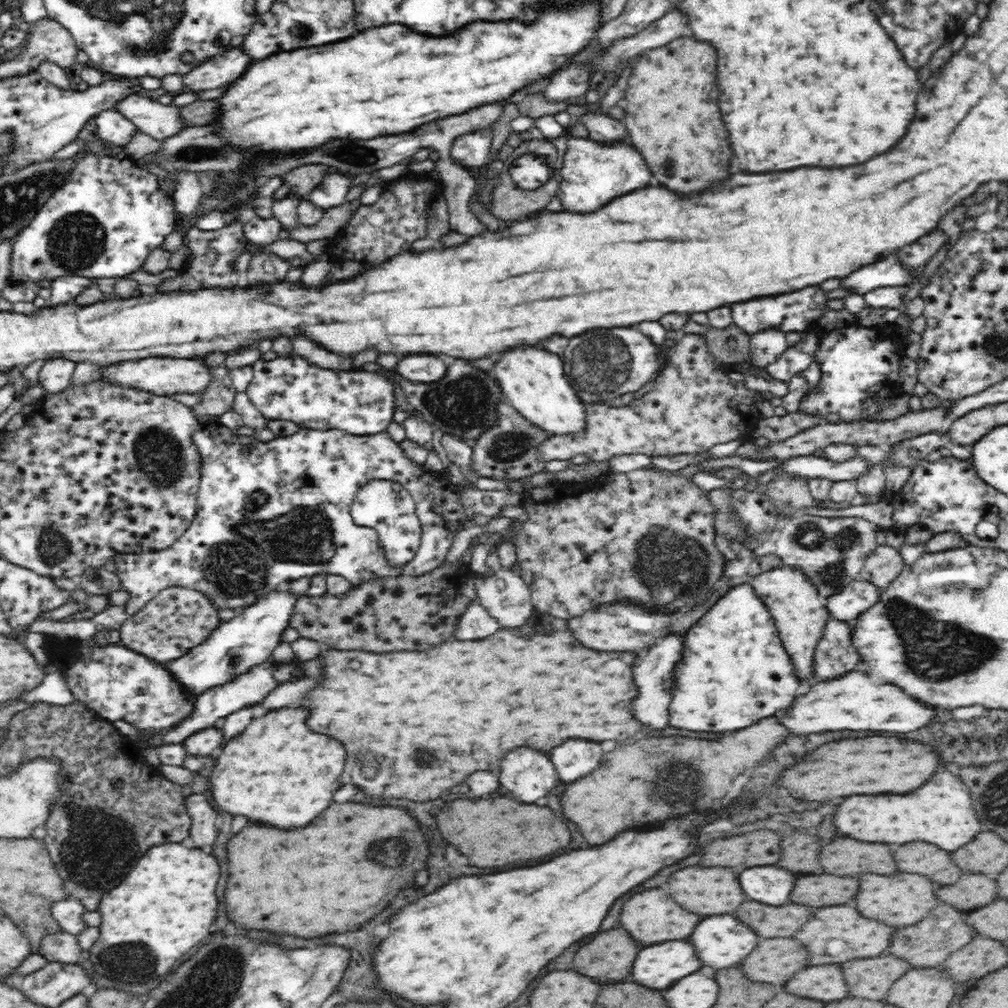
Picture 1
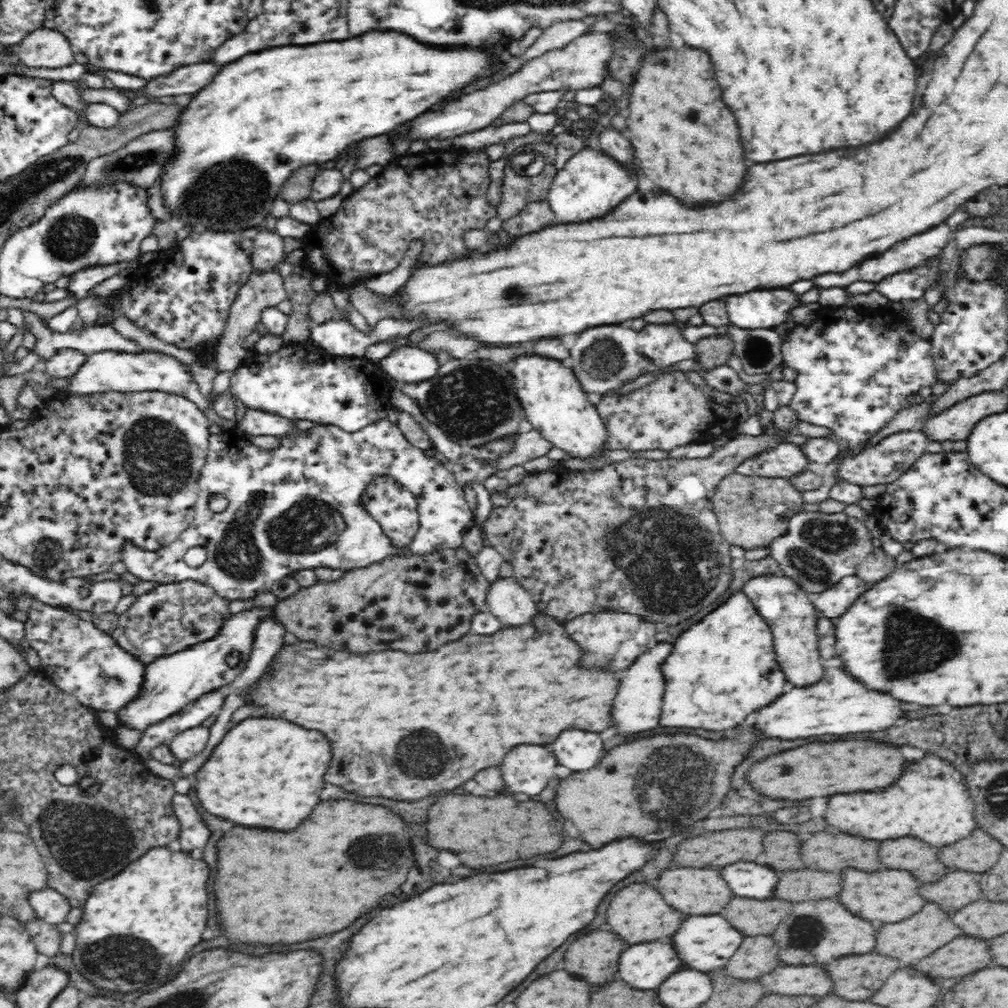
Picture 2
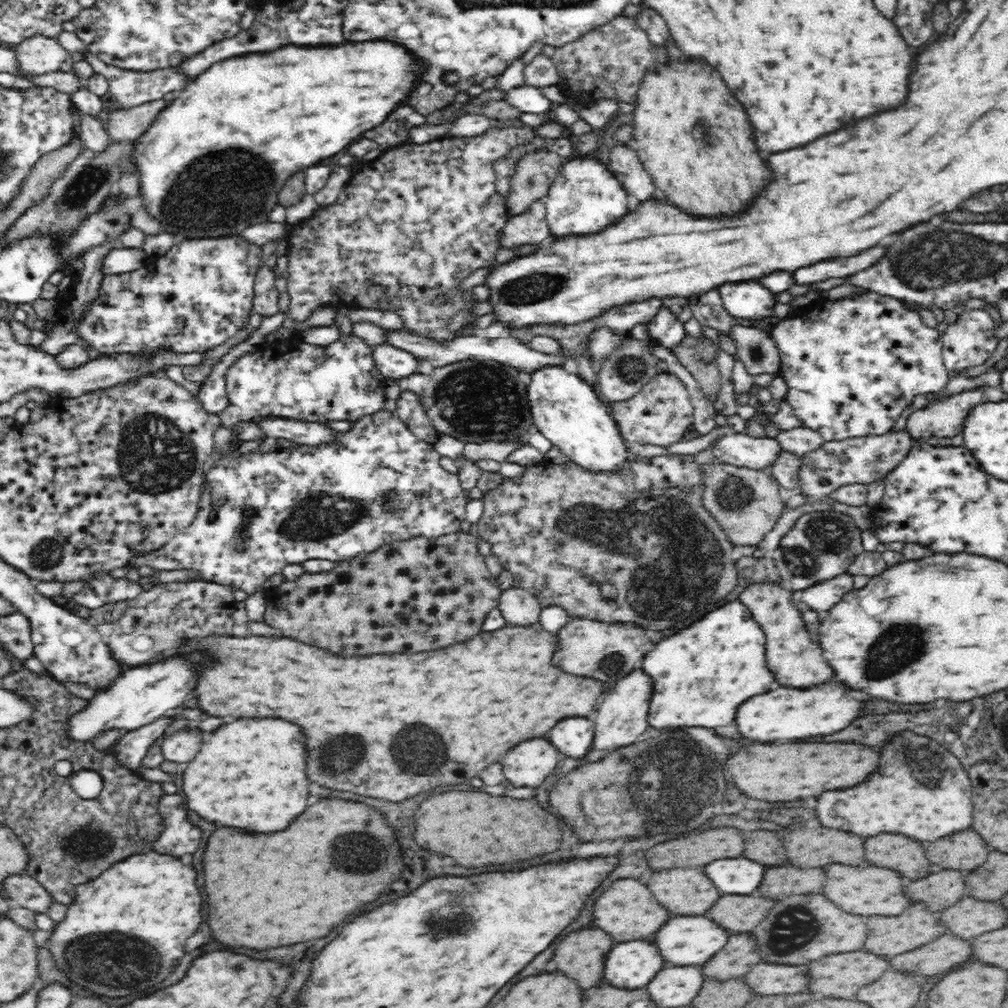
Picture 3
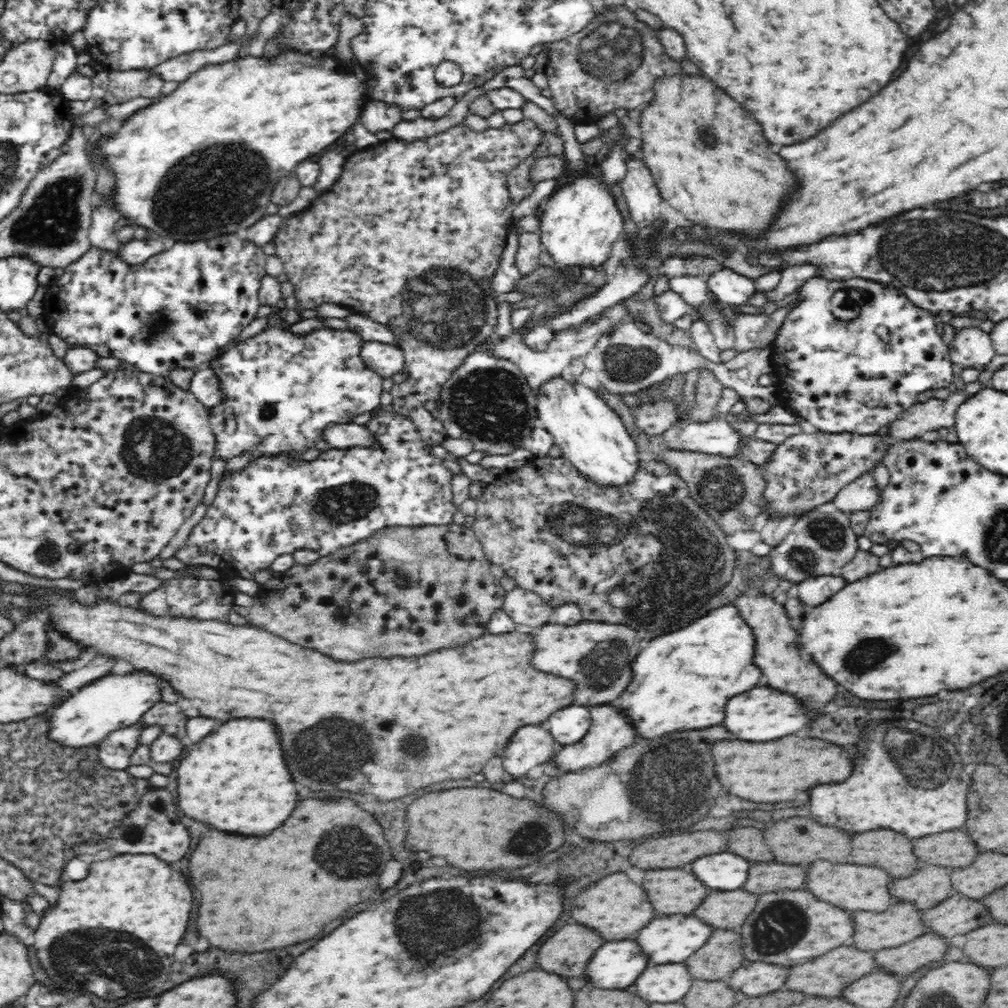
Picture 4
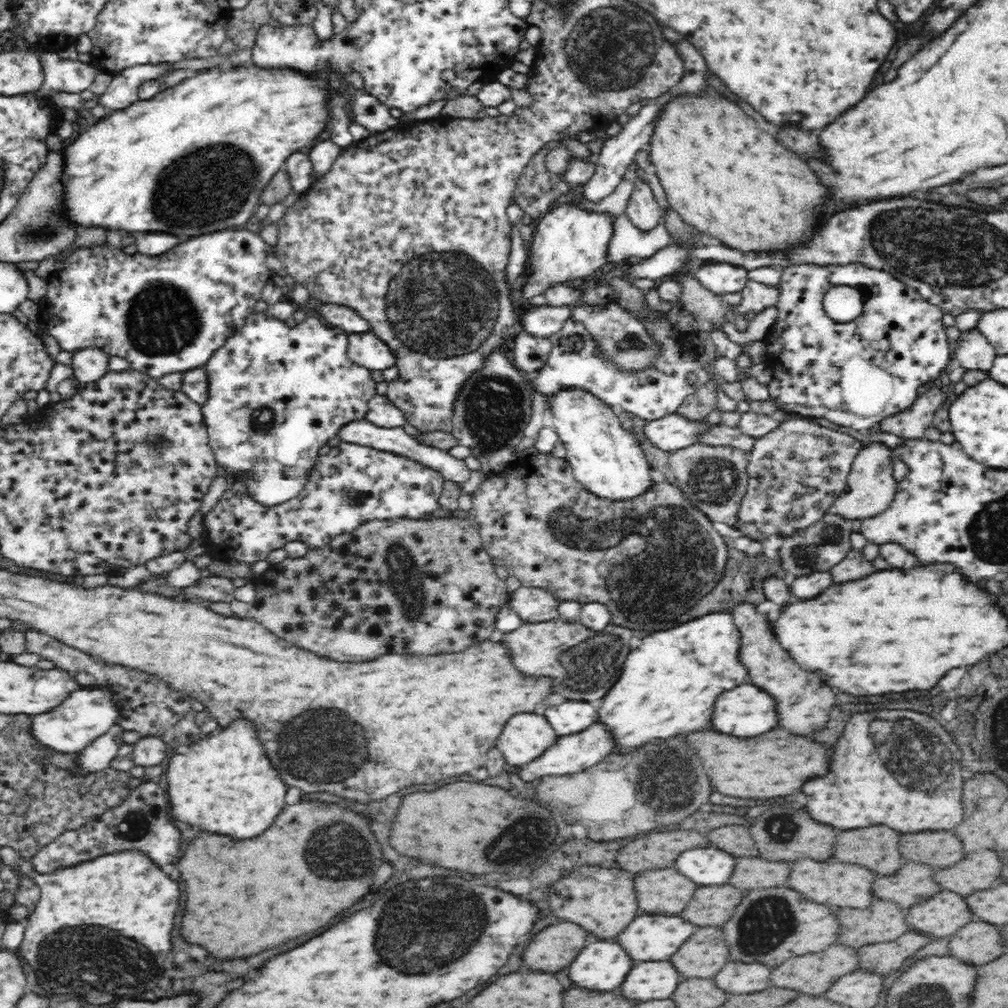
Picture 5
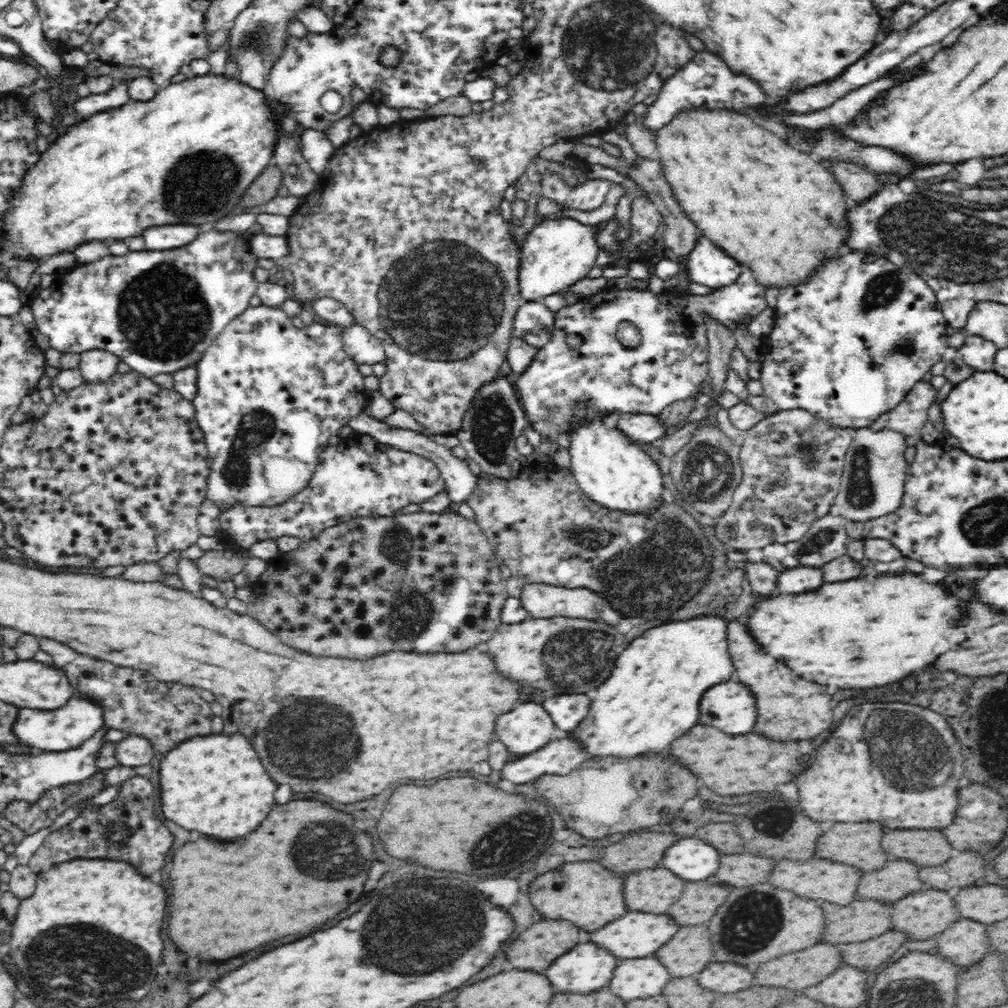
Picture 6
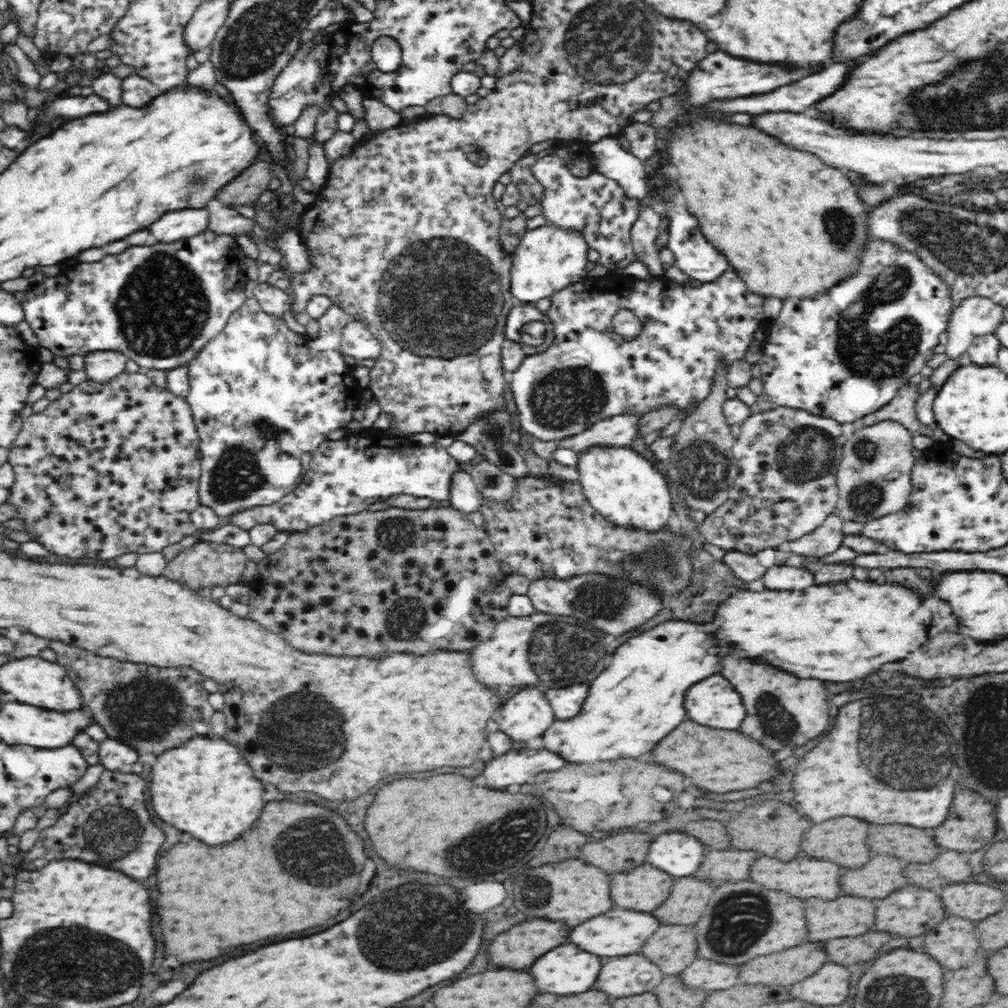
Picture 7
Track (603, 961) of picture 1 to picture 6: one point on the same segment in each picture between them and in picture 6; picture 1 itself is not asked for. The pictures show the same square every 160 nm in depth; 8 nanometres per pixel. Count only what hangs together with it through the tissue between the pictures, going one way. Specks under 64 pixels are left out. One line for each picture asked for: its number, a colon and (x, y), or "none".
2: (596, 953)
3: (580, 954)
4: (566, 952)
5: (549, 950)
6: (536, 947)

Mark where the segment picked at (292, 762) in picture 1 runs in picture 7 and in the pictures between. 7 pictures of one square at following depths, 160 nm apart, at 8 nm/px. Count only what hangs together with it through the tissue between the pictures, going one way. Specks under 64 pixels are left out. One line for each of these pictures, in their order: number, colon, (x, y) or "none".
2: (266, 773)
3: (250, 774)
4: (235, 780)
5: (223, 784)
6: (198, 791)
7: (196, 788)

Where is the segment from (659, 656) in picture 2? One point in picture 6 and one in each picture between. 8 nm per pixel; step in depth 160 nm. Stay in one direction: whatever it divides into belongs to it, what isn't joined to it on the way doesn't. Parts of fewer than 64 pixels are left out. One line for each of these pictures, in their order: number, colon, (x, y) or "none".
3: (621, 717)
4: (610, 734)
5: (571, 753)
6: (560, 756)

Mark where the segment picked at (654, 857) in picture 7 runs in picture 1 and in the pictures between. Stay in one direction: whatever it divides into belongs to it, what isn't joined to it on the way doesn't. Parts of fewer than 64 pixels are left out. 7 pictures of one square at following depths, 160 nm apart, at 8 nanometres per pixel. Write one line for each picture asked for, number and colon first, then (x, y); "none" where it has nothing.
1: (769, 884)
2: (751, 879)
3: (730, 875)
4: (724, 871)
5: (701, 865)
6: (690, 858)

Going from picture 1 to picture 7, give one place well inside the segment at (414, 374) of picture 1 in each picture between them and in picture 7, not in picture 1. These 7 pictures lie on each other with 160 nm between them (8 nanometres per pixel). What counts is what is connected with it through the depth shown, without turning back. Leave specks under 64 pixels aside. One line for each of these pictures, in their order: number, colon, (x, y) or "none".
2: (411, 365)
3: (394, 363)
4: (385, 359)
5: (364, 348)
6: (363, 348)
7: (357, 341)

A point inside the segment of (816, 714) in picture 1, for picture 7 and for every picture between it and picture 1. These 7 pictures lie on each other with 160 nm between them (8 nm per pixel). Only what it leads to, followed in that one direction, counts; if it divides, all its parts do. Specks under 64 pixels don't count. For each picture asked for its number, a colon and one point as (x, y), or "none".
2: (837, 705)
3: (783, 714)
4: (760, 714)
5: (744, 711)
6: (727, 706)
7: (711, 702)

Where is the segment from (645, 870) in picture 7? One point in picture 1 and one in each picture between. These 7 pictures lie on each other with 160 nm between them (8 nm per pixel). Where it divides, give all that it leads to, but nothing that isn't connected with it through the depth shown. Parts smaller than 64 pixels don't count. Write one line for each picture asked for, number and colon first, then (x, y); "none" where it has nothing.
1: (708, 891)
2: (690, 891)
3: (688, 891)
4: (674, 891)
5: (658, 891)
6: (654, 890)

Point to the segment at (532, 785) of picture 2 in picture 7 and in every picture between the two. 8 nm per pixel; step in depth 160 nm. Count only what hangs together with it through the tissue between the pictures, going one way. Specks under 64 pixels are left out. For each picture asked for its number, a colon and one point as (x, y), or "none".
3: (527, 764)
4: (532, 744)
5: (525, 736)
6: (529, 726)
7: (528, 713)

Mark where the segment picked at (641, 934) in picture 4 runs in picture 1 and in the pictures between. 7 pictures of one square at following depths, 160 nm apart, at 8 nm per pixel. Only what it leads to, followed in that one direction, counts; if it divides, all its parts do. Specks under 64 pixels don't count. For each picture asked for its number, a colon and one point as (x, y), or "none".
1: (719, 941)
2: (703, 942)
3: (683, 940)

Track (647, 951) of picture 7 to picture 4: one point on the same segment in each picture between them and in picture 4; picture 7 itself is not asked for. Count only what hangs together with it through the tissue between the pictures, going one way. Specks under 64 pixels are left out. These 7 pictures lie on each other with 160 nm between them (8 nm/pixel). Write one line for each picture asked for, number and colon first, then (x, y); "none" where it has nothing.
4: (721, 954)
5: (703, 954)
6: (688, 951)

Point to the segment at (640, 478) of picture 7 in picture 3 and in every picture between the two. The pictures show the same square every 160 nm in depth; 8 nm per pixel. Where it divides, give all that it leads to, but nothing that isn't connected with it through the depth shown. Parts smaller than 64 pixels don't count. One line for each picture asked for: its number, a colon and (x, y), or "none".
3: (566, 410)
4: (591, 435)
5: (606, 459)
6: (611, 470)

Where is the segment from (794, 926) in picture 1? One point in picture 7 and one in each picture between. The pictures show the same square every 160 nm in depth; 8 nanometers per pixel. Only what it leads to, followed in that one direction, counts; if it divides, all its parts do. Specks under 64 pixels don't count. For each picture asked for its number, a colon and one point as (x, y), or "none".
2: (751, 917)
3: (740, 913)
4: (726, 909)
5: (712, 905)
6: (699, 900)
7: (688, 897)

